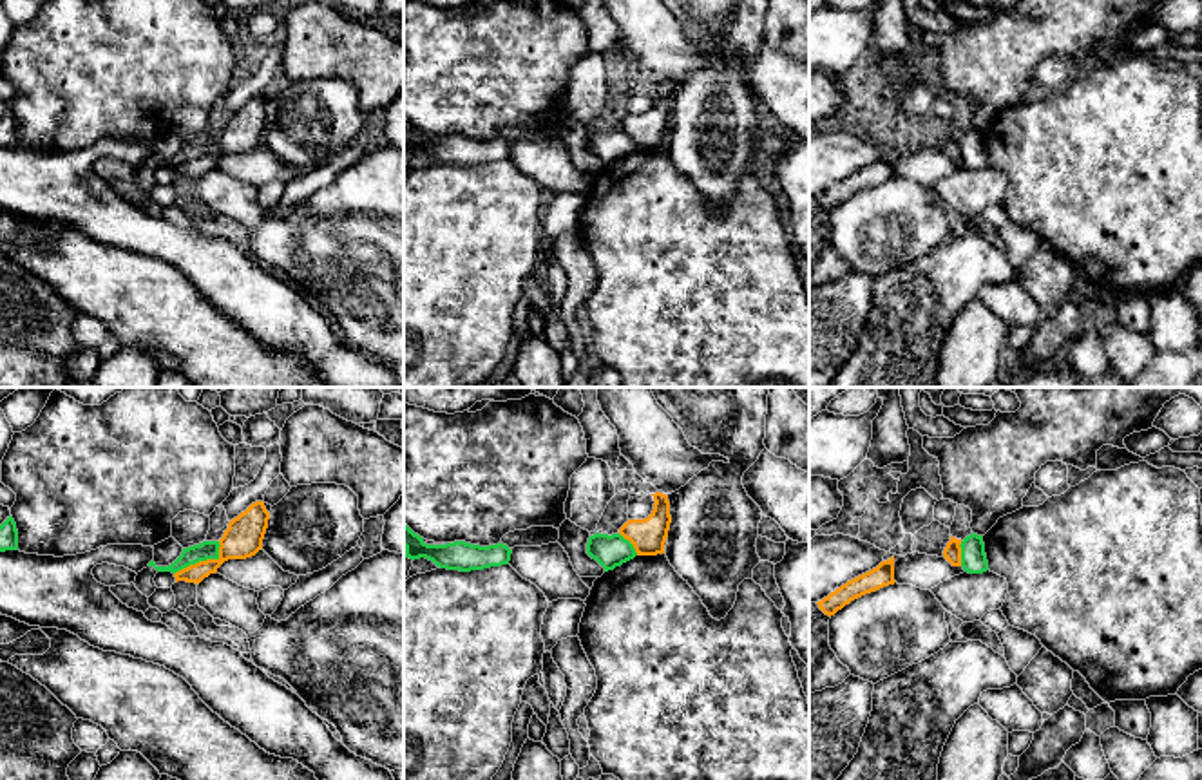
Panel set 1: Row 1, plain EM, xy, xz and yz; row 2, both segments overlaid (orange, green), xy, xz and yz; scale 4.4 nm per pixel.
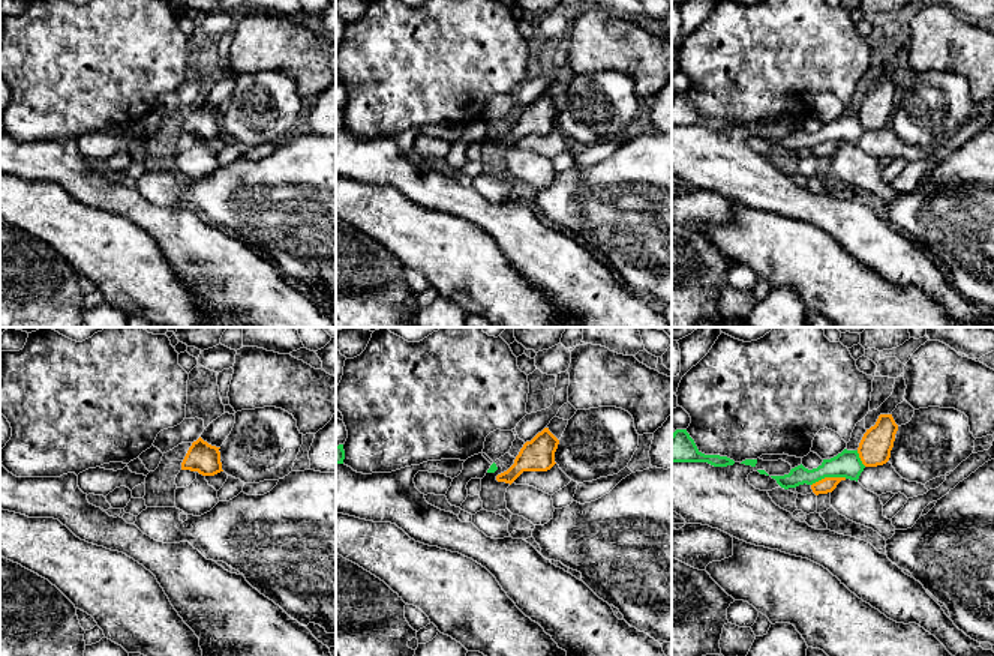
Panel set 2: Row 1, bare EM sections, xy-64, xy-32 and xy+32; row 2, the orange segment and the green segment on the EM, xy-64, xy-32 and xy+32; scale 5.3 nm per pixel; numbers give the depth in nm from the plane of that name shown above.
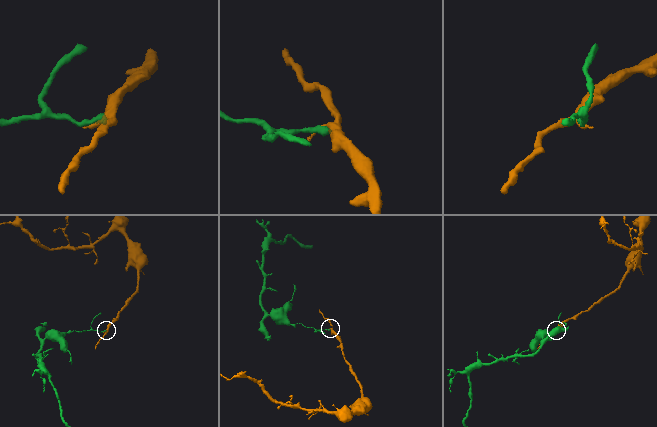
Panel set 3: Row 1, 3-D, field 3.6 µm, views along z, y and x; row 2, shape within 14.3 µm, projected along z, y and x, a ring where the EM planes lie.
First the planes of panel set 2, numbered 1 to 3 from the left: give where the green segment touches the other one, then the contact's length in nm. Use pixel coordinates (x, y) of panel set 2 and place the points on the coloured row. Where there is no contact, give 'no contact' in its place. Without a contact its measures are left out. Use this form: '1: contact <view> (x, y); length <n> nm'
1: no contact
2: no contact
3: contact xy+32 (828, 478); length 200 nm

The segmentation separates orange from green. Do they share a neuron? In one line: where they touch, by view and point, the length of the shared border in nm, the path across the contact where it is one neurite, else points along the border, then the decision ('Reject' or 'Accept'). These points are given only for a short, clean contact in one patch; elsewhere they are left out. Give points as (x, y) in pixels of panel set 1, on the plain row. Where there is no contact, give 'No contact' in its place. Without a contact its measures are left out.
Touches orange at xy (203, 156). Shared border 260 nm. Boundary: xy (219, 136), (219, 149), (216, 152), (200, 154), (174, 169). Reject

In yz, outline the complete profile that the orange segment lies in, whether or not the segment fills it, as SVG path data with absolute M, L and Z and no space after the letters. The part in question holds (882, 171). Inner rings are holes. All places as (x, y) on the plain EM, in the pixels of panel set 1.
M892 150L891 154L882 156L876 163L847 176L845 179L831 186L816 199L825 210L831 212L851 195L894 177L896 176L894 176L894 150Z

